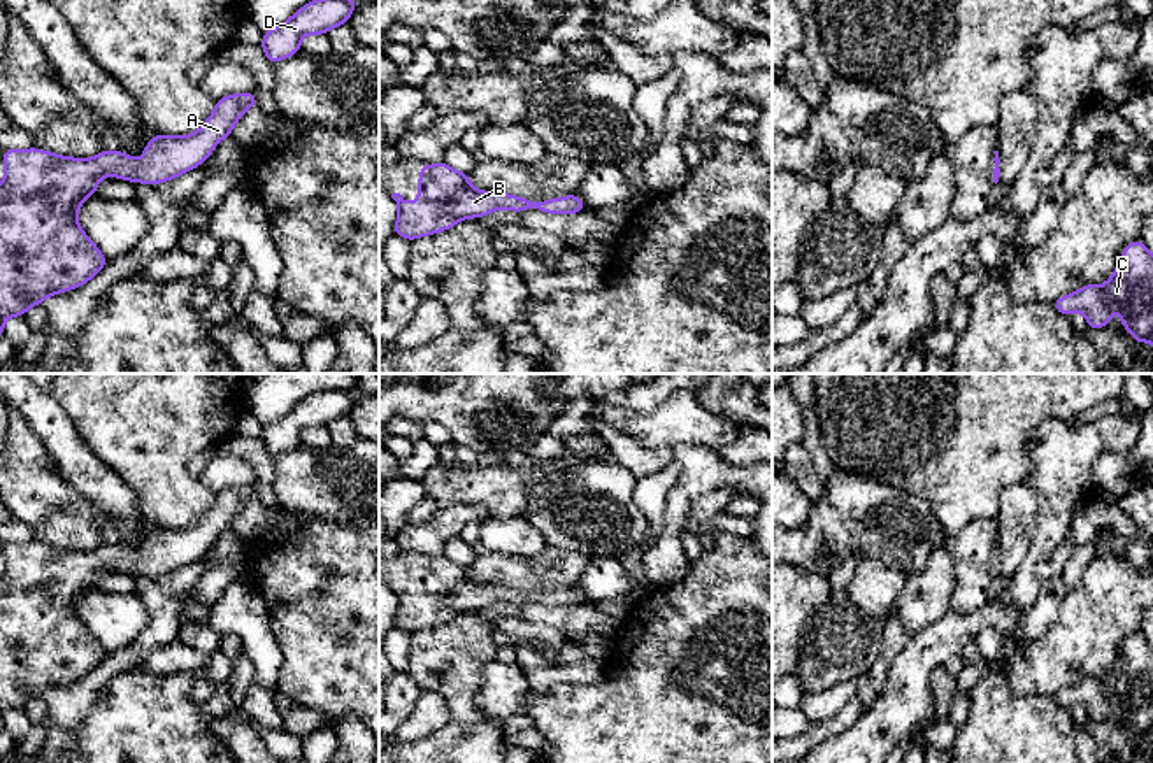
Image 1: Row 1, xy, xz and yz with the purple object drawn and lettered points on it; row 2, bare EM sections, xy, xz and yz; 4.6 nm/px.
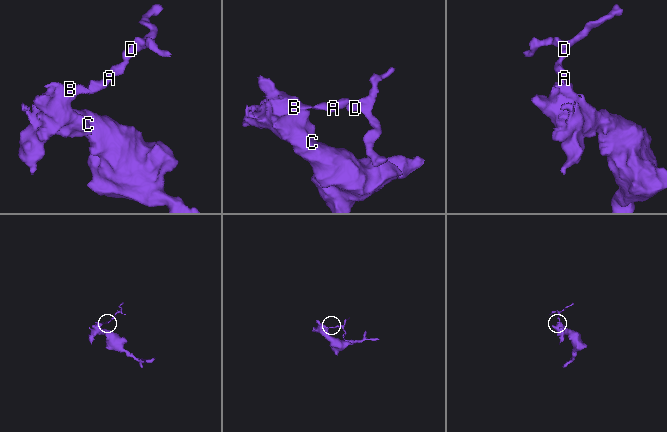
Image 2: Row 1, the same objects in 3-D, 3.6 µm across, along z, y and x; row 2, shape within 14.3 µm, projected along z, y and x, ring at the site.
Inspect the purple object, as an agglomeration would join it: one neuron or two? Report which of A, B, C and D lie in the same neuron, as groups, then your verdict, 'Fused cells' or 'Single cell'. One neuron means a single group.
Groups: A B C D. Single cell

